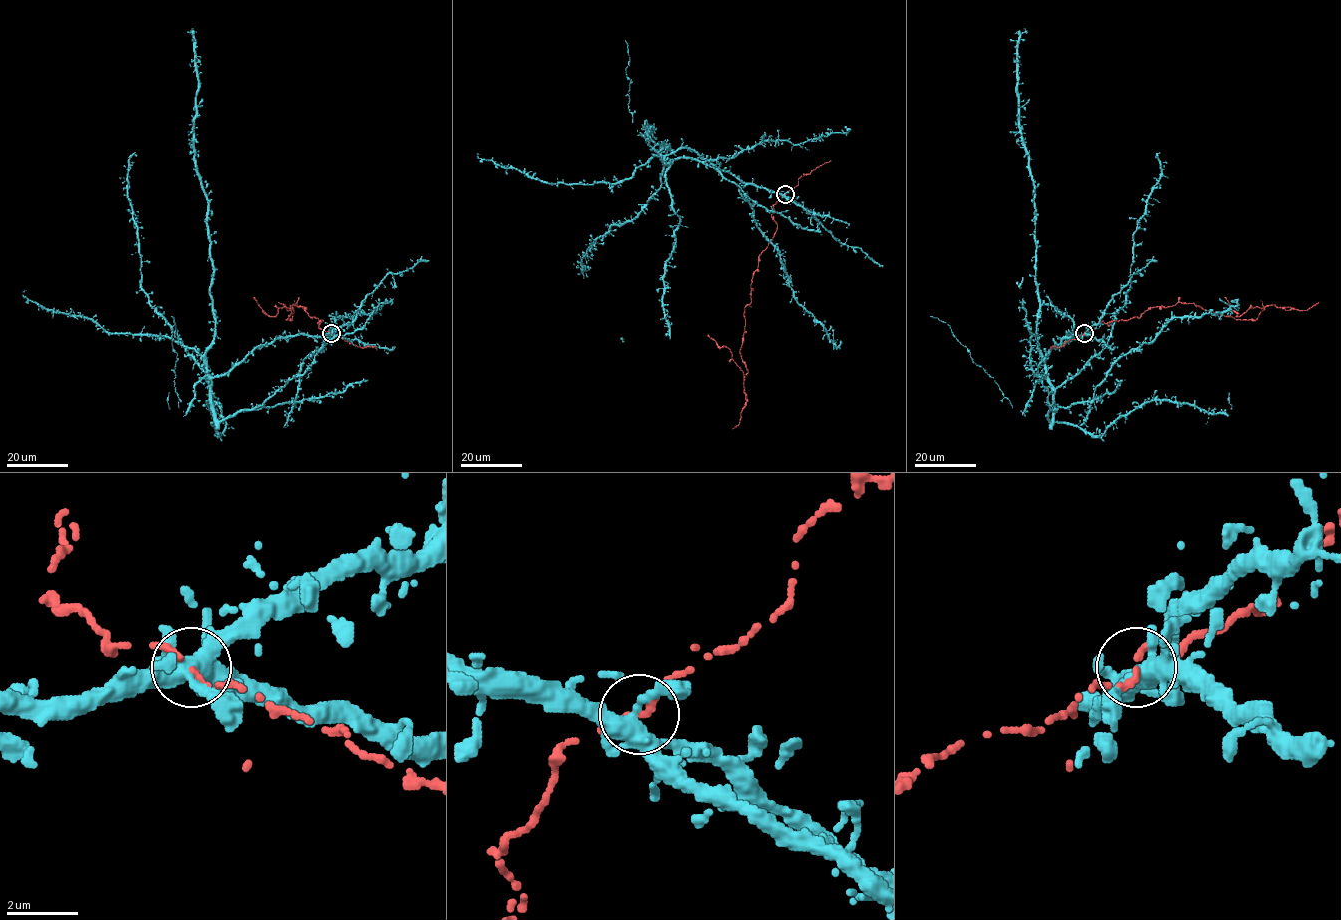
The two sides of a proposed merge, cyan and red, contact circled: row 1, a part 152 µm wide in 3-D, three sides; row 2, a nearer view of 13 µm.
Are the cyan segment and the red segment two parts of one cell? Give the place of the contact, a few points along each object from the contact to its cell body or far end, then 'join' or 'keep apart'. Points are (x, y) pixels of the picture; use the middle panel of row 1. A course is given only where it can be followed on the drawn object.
at (785, 194); cyan runs (784, 194), (741, 183), (694, 150), (666, 157), (700, 160), (735, 183), (792, 296), (837, 347), (841, 341); red runs (785, 194), (773, 207), (777, 229), (759, 256), (744, 307), (740, 350), (747, 373), (708, 335); join

